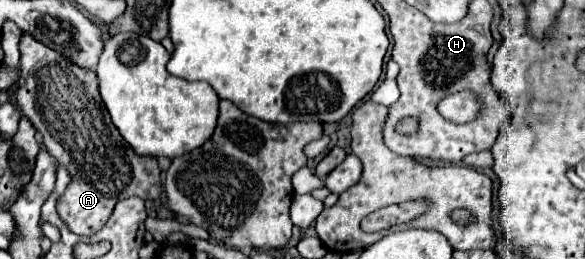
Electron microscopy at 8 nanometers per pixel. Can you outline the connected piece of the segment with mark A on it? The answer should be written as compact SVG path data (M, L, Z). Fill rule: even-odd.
M30 34L20 38L20 54L22 78L16 90L16 104L40 132L44 148L72 176L56 206L66 226L78 236L92 236L106 224L116 202L130 196L142 200L160 198L162 182L156 158L138 156L120 136L100 98L96 72L80 68Z

